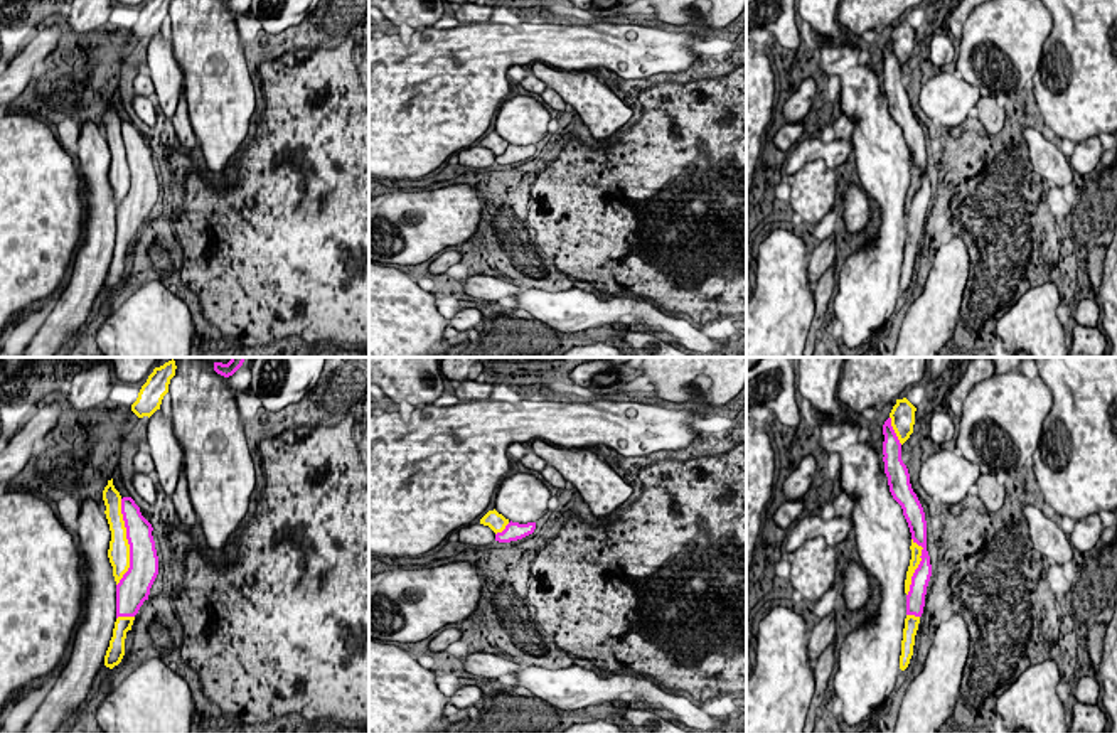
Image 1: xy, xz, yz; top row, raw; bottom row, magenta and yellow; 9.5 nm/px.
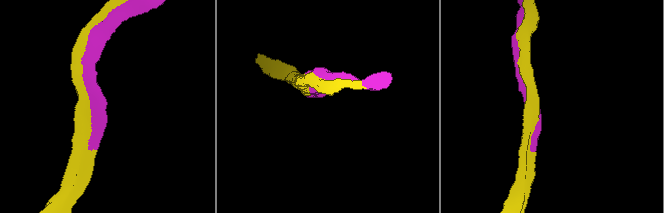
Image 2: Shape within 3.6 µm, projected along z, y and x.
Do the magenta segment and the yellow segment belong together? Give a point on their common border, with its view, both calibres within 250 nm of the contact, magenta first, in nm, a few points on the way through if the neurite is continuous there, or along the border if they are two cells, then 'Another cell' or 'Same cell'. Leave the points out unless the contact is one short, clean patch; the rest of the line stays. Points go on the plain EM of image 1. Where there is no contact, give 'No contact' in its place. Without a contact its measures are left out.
Touches magenta at xy (128, 165). Thickness 280 nm (magenta) against 220 nm. Same cell

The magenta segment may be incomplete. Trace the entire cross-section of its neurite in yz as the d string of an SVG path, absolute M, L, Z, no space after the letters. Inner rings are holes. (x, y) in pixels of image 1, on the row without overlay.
M891 40L885 44L883 57L883 84L890 115L903 131L903 138L908 145L913 165L923 170L920 179L922 184L911 199L910 214L906 217L906 238L922 239L927 209L932 199L932 187L927 174L925 135L911 111L908 91L901 83L901 66L891 49Z

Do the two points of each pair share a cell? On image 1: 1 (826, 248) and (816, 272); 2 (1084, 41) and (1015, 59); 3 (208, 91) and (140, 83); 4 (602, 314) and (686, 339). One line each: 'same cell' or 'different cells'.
1: same cell
2: different cells
3: different cells
4: same cell

